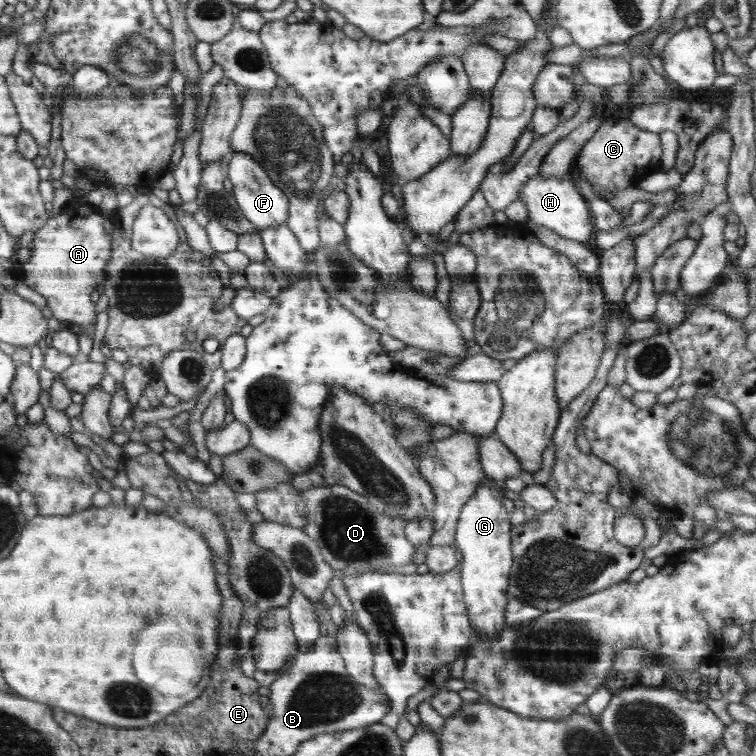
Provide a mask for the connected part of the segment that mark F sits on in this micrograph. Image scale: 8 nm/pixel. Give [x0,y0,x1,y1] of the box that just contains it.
[228,152,288,229]

